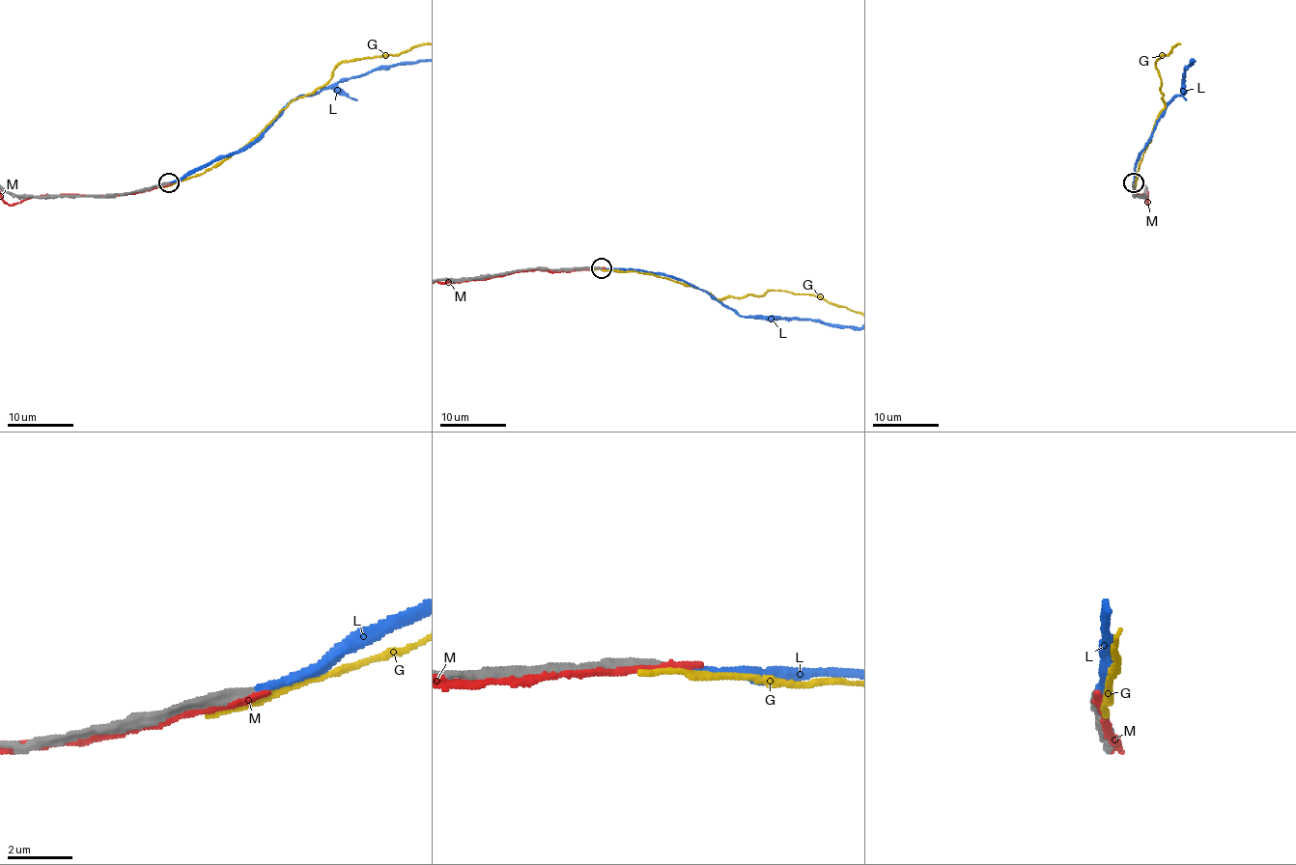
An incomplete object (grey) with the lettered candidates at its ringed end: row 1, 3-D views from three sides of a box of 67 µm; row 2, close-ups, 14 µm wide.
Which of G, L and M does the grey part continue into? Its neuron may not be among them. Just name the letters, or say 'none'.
L

